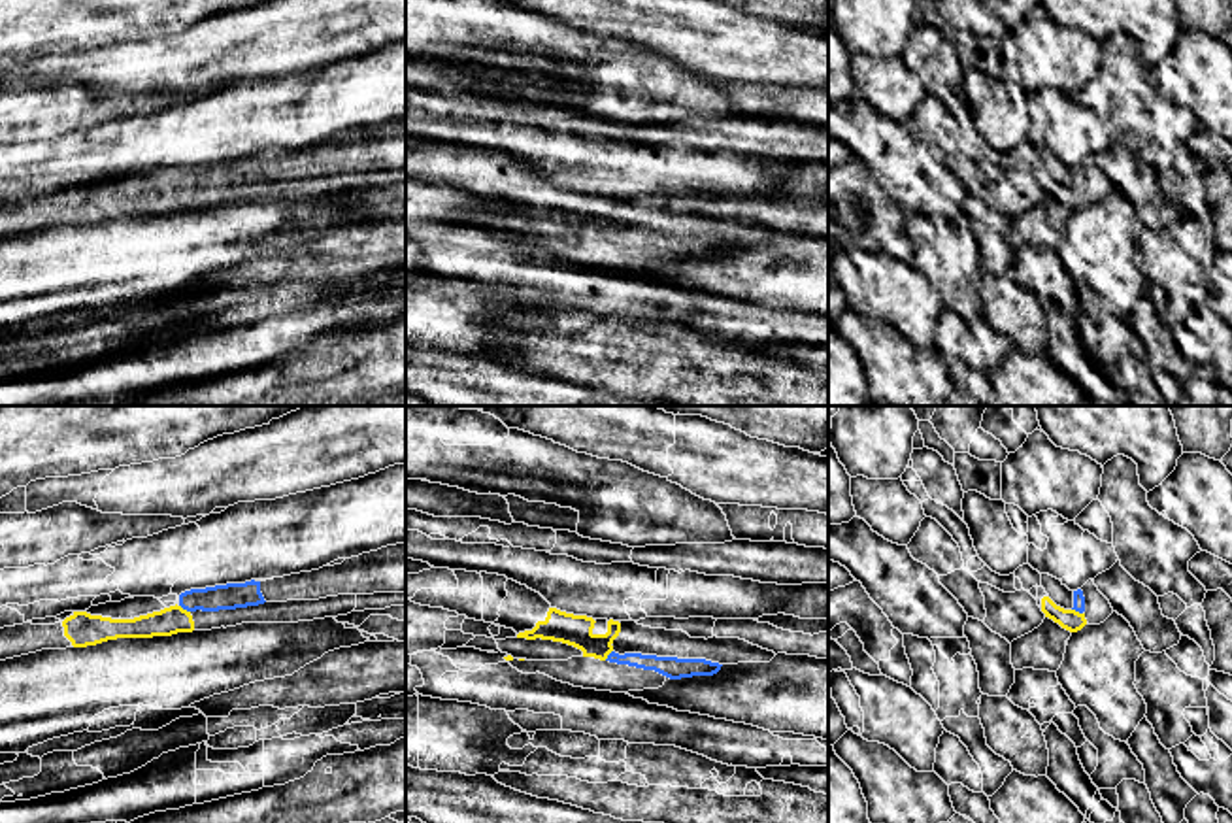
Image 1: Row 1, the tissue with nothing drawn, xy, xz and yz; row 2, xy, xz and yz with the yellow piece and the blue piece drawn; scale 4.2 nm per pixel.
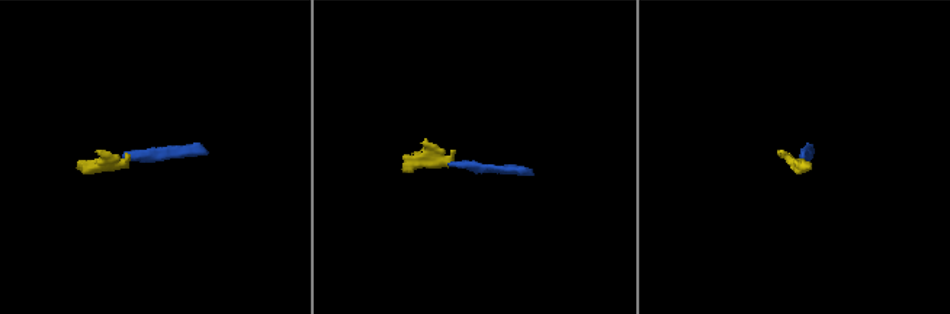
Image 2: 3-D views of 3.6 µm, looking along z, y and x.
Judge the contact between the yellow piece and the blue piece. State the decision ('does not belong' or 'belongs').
belongs

